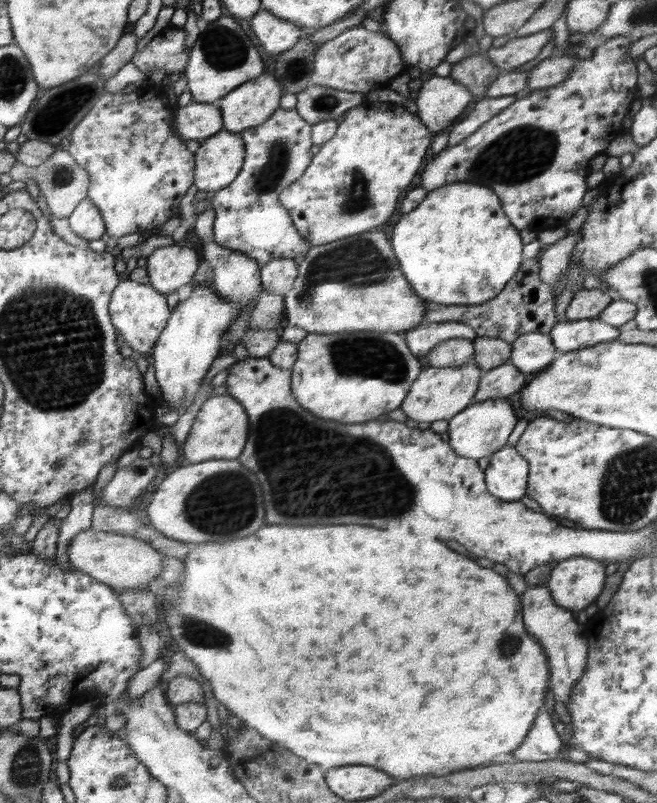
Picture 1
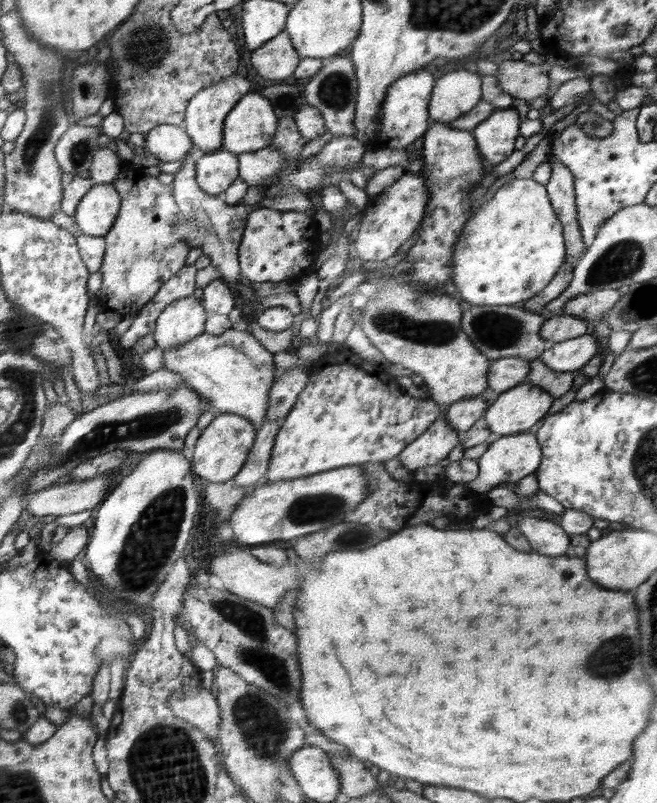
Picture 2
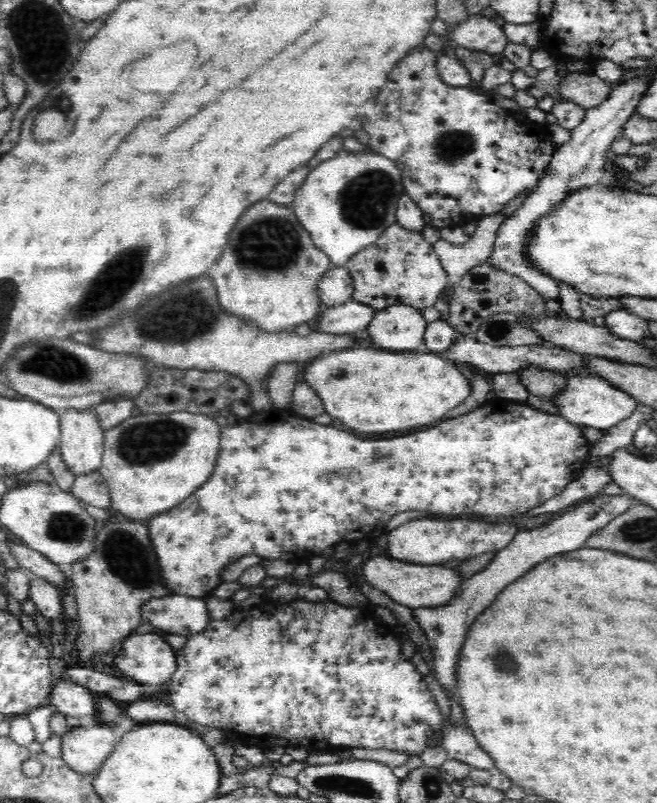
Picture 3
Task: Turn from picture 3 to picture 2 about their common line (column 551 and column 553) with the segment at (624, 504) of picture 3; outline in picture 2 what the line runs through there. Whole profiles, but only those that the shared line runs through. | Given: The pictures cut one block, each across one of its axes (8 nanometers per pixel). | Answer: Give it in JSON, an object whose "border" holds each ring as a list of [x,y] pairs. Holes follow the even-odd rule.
{"border":[[[519,515],[513,522],[528,539],[533,552],[544,556],[564,556],[568,546],[572,546],[572,538],[568,538],[565,529],[560,524],[548,522],[548,519]]]}

